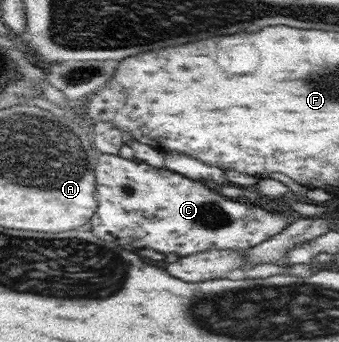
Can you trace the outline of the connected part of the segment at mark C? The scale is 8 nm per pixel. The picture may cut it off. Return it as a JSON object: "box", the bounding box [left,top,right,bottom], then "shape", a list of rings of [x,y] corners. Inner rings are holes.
{"box":[90,153,294,258],"shape":[[[100,153],[95,168],[97,211],[90,219],[91,231],[95,237],[129,251],[148,247],[159,253],[177,253],[181,258],[193,253],[211,249],[247,251],[266,239],[281,233],[294,218],[289,213],[268,207],[266,202],[249,203],[223,197],[217,188],[205,182],[187,179],[170,169],[155,169],[152,165],[137,159],[125,159],[119,154]]]}

